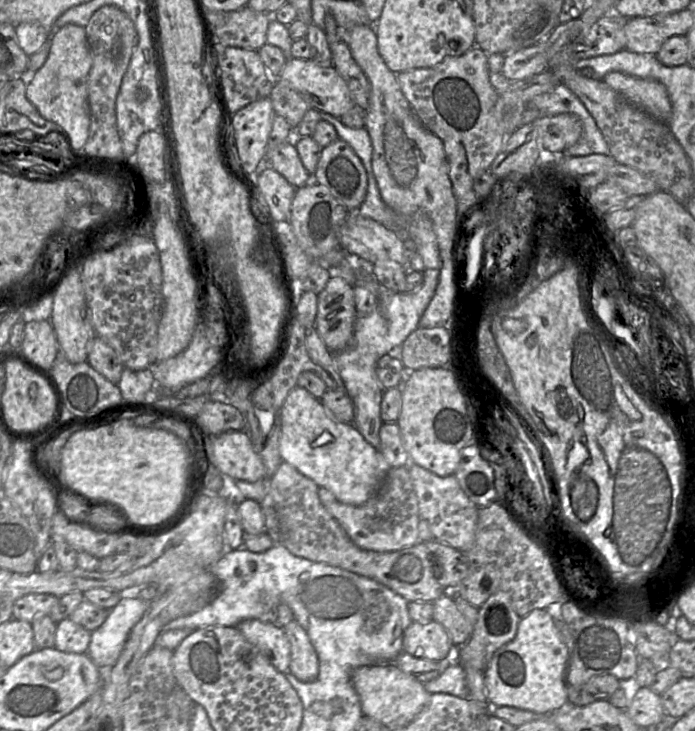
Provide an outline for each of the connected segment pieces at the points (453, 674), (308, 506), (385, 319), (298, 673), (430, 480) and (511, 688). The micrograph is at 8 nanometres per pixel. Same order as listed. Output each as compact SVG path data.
M454 658L448 660L447 667L437 678L425 682L424 688L430 694L446 693L462 699L469 699L465 670Z
M284 461L281 462L276 473L268 479L268 503L273 506L278 517L280 543L293 555L313 562L339 567L349 572L373 579L401 595L408 602L434 602L445 593L445 588L437 579L437 565L432 561L430 552L431 544L418 541L411 547L384 553L362 550L351 541L339 523L322 505L318 496L319 487L314 481L301 474L293 466Z
M425 269L423 281L408 292L393 292L381 286L376 308L367 316L358 316L353 326L352 344L333 353L335 367L344 383L346 393L354 404L353 424L374 448L380 447L380 416L384 387L377 374L378 360L390 351L398 351L406 338L418 328L419 320L432 300L439 281L439 269Z
M296 620L281 626L290 643L289 671L302 682L313 682L319 674L319 660L307 633Z
M410 463L408 467L417 496L420 519L427 521L434 540L460 551L469 550L475 537L479 507L465 494L454 474L438 476L415 463Z
M534 609L521 618L515 638L494 653L484 672L488 702L491 706L510 706L537 714L560 709L569 702L563 681L568 661L568 648L552 613Z

